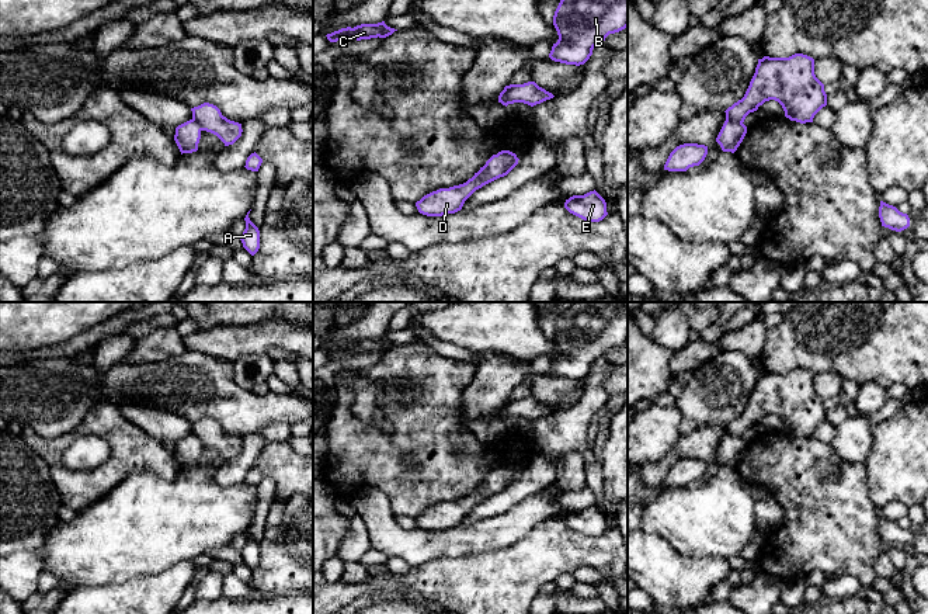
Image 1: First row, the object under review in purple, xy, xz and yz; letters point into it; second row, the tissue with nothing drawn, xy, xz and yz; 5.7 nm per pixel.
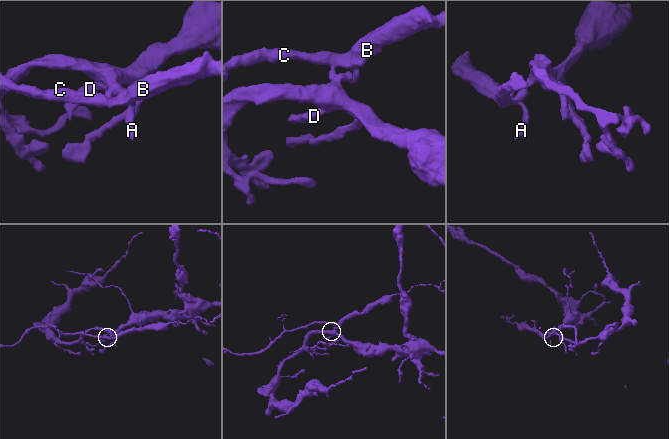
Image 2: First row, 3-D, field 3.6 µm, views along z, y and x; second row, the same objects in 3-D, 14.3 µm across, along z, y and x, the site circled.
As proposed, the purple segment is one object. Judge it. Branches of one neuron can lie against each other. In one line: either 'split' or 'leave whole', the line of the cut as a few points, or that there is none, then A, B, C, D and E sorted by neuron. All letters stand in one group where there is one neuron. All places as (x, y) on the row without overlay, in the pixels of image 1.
split | yz (726, 434), (741, 439) | A B C / D E

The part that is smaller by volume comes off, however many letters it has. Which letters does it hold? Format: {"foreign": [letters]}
{"foreign": ["A", "B", "C"]}

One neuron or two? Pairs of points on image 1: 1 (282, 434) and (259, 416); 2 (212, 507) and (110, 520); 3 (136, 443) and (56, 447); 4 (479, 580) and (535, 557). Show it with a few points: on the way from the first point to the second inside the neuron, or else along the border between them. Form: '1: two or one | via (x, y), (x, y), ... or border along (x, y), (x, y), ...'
1: two | border along (289, 425), (268, 423), (257, 432)
2: one | via (187, 516), (177, 520), (135, 520)
3: one | via (117, 430), (113, 427), (86, 427), (76, 433)
4: one | via (493, 580), (507, 580), (521, 569)

